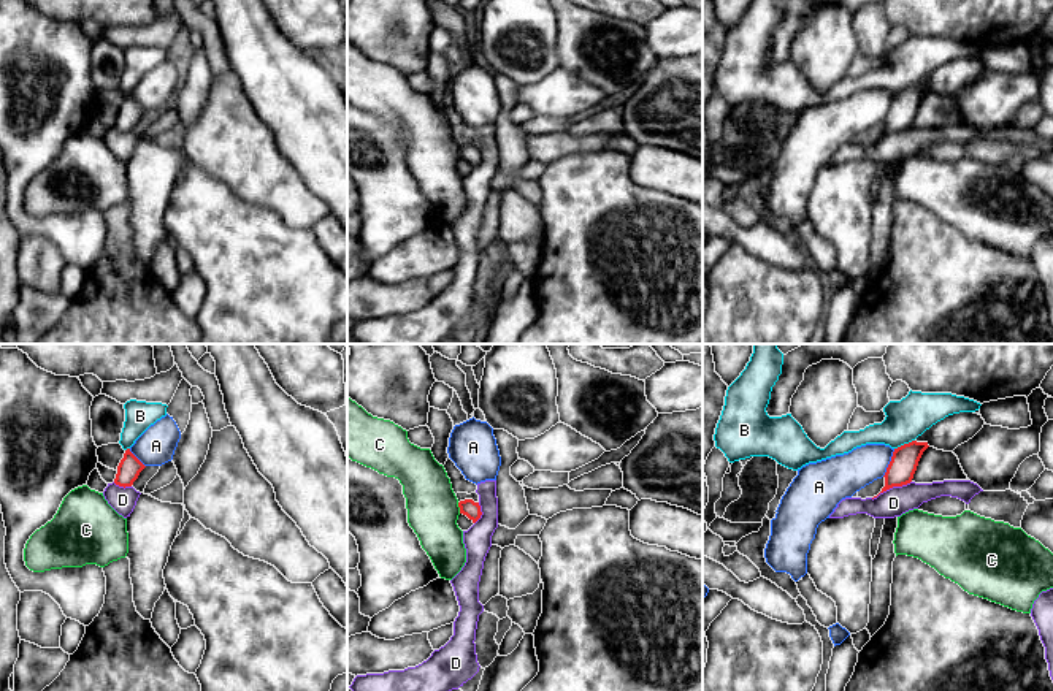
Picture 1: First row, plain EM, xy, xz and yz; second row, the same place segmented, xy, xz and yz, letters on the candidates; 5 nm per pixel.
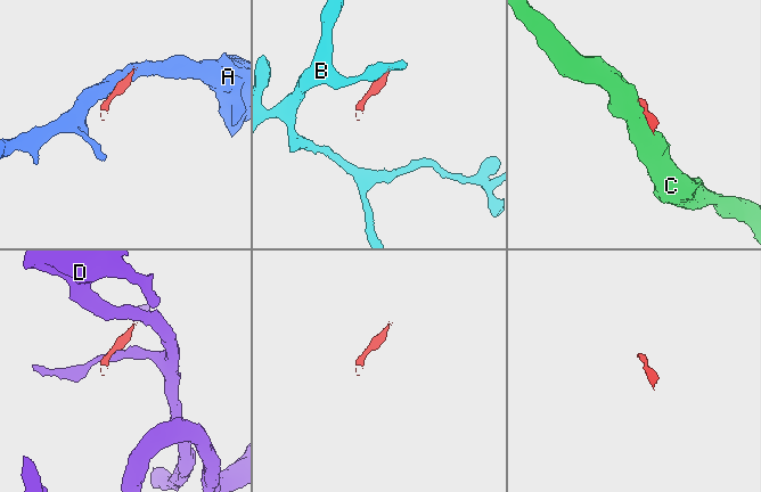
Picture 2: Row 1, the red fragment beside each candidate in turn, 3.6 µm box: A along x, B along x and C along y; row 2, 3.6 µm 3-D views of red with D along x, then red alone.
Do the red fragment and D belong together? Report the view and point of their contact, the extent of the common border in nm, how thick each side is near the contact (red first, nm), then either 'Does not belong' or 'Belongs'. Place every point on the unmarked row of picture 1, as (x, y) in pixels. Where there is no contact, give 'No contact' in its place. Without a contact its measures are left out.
Touches red at yz (890, 132). Shared border 220 nm. Thickness 140 nm (red) against 140 nm. Does not belong

